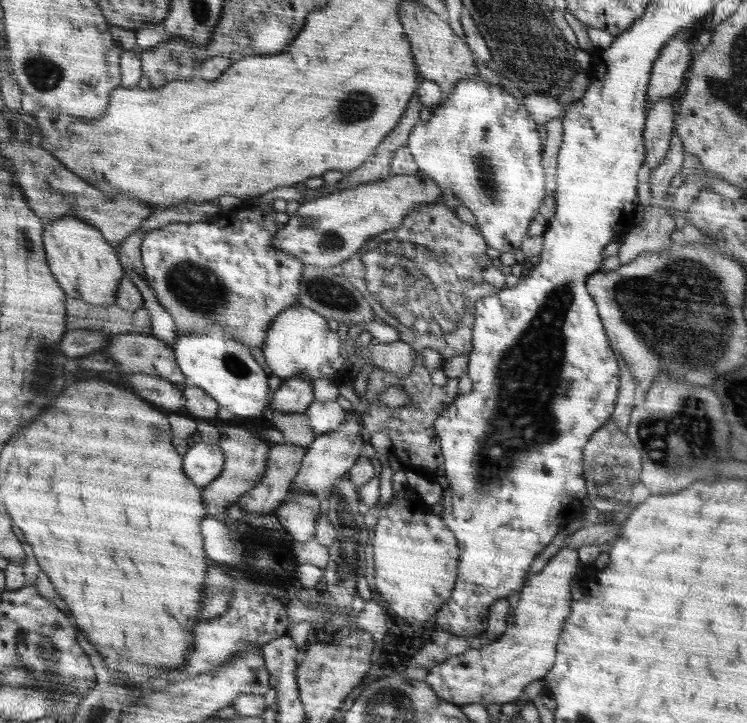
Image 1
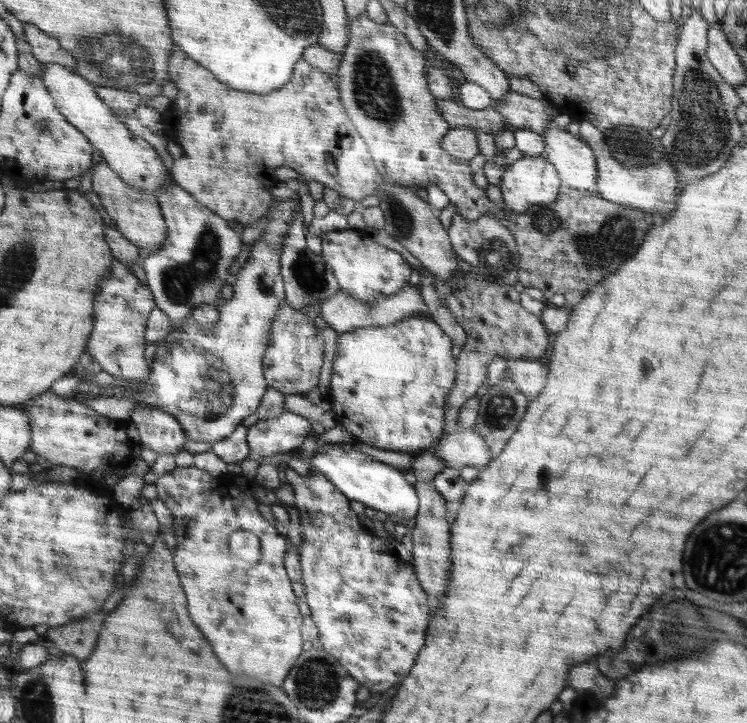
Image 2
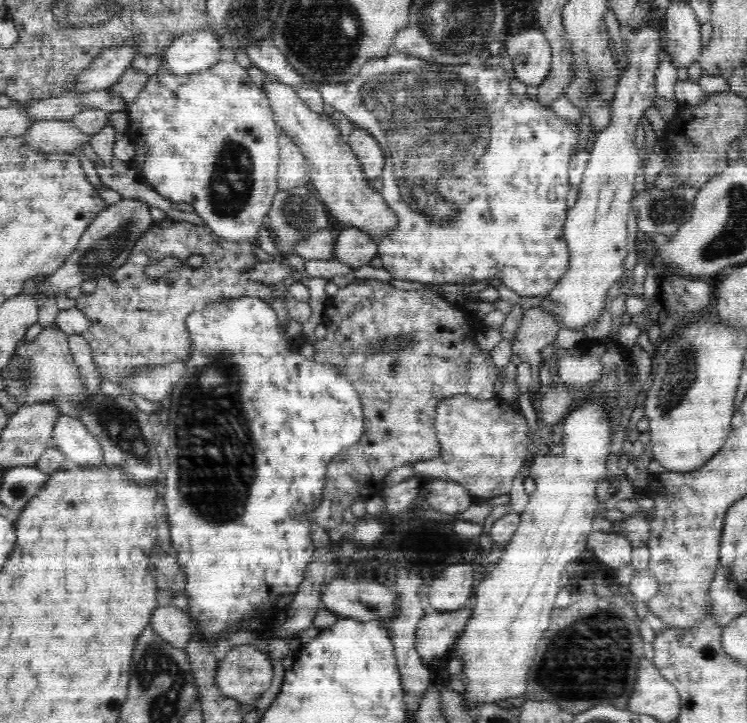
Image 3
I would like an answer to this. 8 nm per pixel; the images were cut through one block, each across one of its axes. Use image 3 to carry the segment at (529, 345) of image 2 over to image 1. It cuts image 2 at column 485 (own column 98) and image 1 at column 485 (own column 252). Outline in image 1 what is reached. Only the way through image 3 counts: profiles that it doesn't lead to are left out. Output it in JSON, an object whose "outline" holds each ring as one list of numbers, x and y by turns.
{"outline":[[438,203,424,204,407,214,402,226,371,237,354,257,343,262,342,274,358,292,372,298,378,315,394,325,400,341,418,351,432,348,449,359,468,355,475,348,475,315,479,301,488,296,497,296,500,291,499,287,492,286,484,278,484,270,492,264,492,259,486,255,488,247,483,233,477,227,460,221,454,208]]}

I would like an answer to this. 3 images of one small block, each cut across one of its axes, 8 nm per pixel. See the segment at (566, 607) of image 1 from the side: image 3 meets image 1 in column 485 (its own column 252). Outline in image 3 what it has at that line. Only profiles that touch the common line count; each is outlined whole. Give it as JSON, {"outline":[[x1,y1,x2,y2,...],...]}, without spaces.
{"outline":[[238,645,223,653,219,659,217,675,218,688,229,700,236,699,243,706,255,705,256,701,270,688,273,665,268,653,252,645]]}

